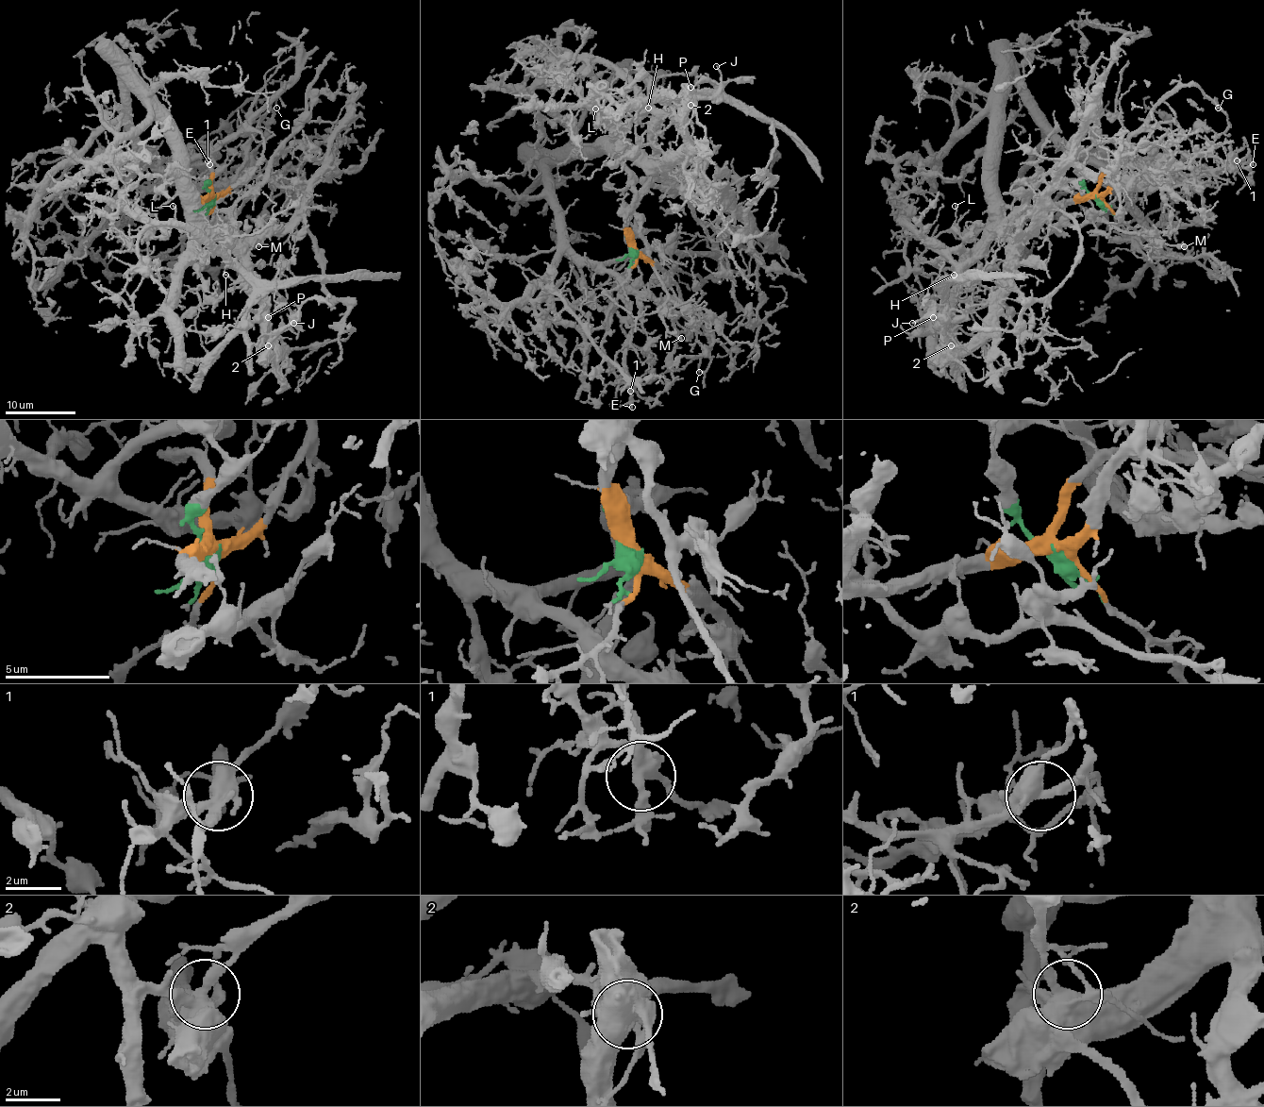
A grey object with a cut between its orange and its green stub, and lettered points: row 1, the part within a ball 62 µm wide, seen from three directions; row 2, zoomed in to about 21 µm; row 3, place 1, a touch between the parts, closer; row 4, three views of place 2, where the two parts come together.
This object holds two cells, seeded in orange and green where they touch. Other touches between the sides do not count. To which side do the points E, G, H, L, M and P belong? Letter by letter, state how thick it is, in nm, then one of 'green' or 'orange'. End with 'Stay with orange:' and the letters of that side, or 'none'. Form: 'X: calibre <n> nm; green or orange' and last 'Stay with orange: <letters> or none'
E: calibre 160 nm; orange
G: calibre 170 nm; orange
H: calibre 120 nm; orange
L: calibre 160 nm; orange
M: calibre 240 nm; green
P: calibre 200 nm; green
Stay with orange: E, G, H, L

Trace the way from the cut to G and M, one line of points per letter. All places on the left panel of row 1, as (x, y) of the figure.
G: (211, 198), (231, 184), (245, 159), (248, 140), (270, 103), (287, 85), (278, 92), (276, 109)
M: (211, 198), (207, 154), (174, 172), (144, 158), (125, 82), (171, 148), (180, 187), (209, 225), (258, 247)

